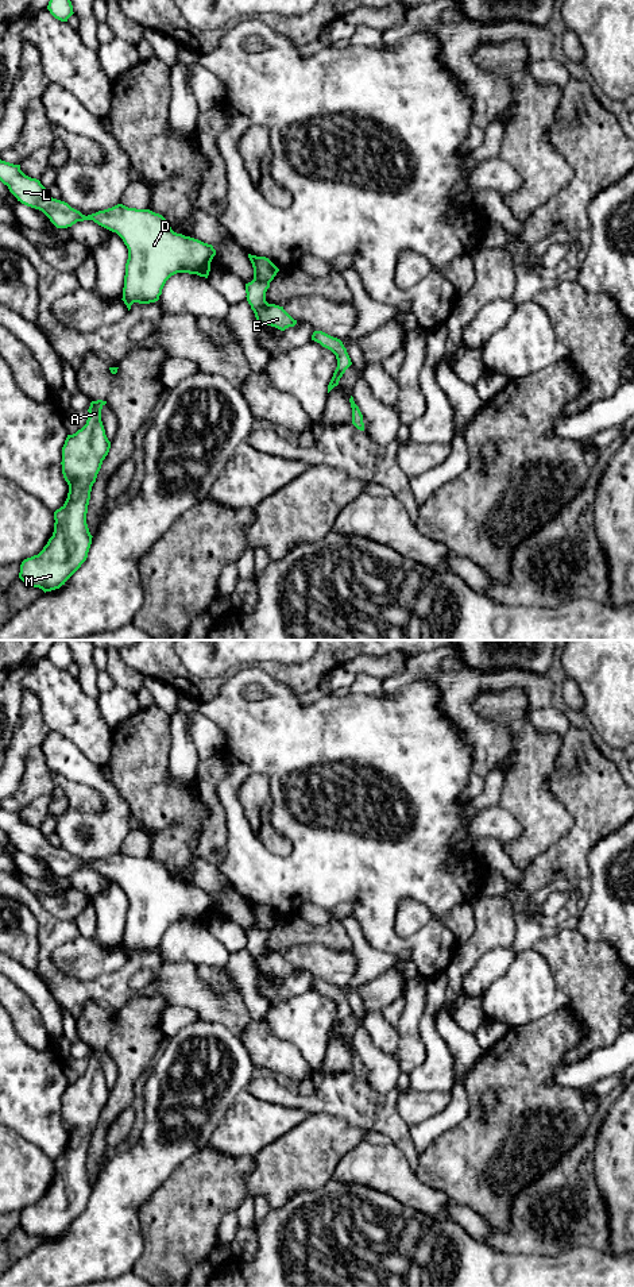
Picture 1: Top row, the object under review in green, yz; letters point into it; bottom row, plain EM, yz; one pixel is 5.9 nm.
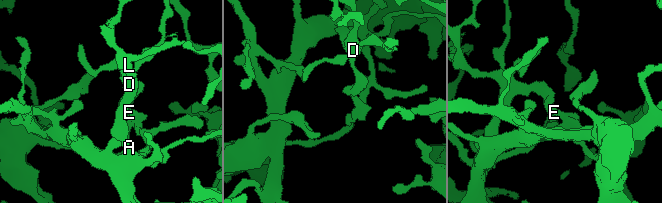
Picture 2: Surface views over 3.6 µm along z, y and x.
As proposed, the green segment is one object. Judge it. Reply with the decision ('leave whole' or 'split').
split

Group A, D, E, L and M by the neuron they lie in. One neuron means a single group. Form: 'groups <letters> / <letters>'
groups A D L M / E

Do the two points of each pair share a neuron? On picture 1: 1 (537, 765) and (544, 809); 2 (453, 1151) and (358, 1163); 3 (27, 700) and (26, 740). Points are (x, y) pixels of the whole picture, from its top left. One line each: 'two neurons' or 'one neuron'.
1: one neuron
2: two neurons
3: one neuron

